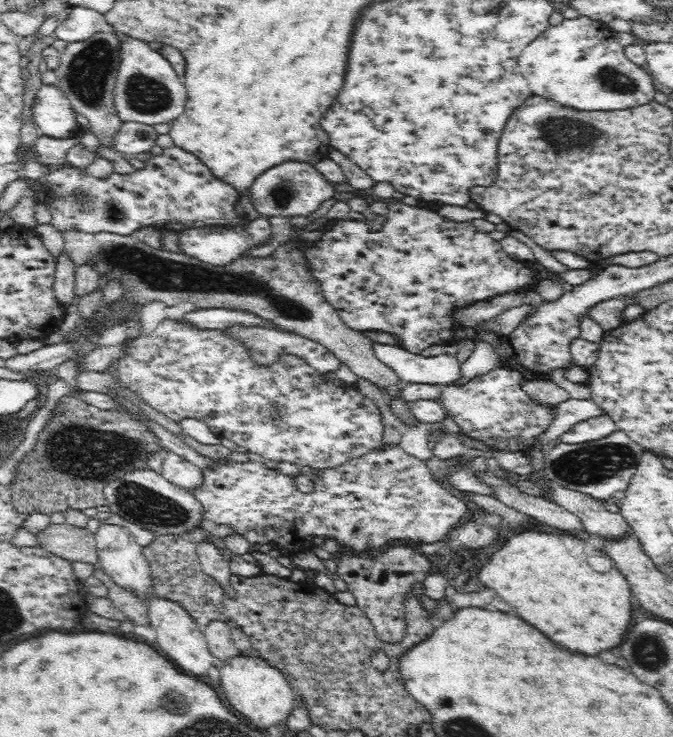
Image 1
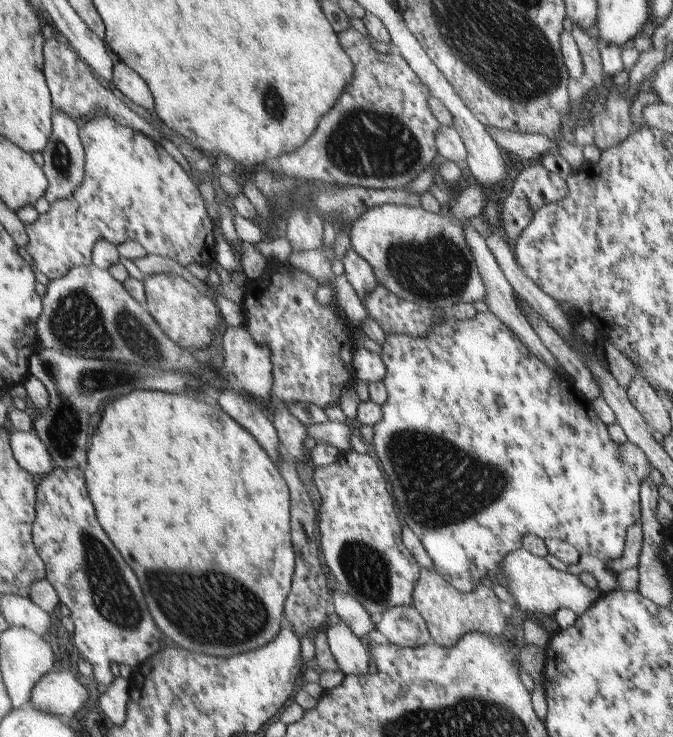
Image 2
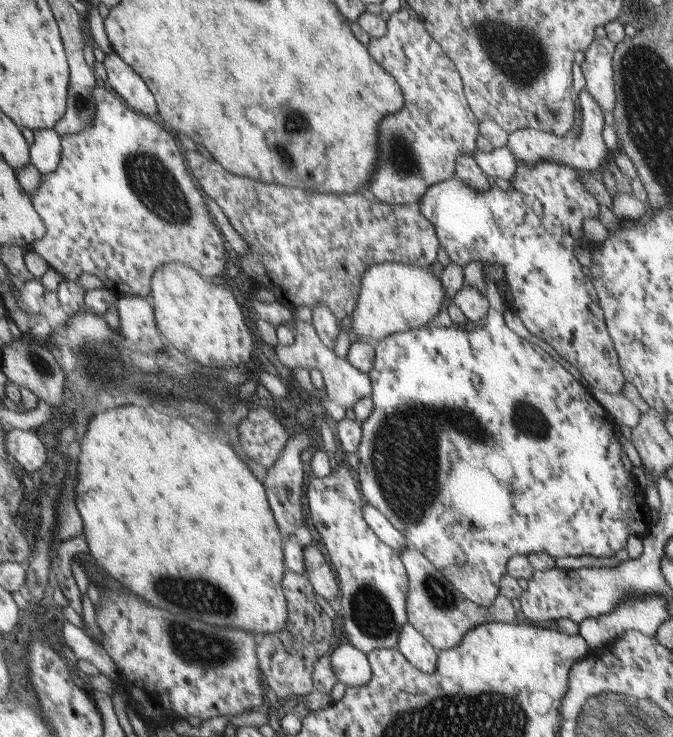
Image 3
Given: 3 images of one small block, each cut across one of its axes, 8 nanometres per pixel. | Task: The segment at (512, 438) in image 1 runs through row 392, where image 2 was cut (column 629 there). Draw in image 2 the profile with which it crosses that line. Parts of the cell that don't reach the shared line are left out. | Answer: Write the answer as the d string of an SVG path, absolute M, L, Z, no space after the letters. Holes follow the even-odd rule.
M478 307L473 318L459 320L455 318L449 311L445 311L444 315L440 316L440 319L433 323L426 335L423 337L413 337L407 333L391 333L385 332L384 343L381 346L380 352L381 360L383 361L385 367L385 374L382 378L383 386L386 388L386 399L385 402L380 406L381 418L377 424L372 426L373 437L370 443L369 451L376 456L379 460L379 464L382 464L383 472L386 472L388 486L391 487L391 494L394 496L395 504L399 504L399 514L403 516L403 522L413 530L413 534L419 539L419 542L423 545L425 552L429 555L429 558L433 561L434 570L440 573L451 585L454 585L459 592L468 593L474 590L475 587L479 586L479 580L489 574L489 572L495 573L495 570L499 568L499 564L502 564L502 560L511 551L522 548L522 540L525 534L537 536L542 541L546 539L559 539L570 544L579 554L591 555L595 558L607 560L615 560L622 555L622 550L624 547L625 533L628 526L631 526L634 522L637 522L641 518L641 486L644 481L647 481L647 476L649 476L649 460L646 454L633 442L625 441L624 443L616 443L610 436L608 430L605 430L603 422L595 416L593 408L591 408L591 402L586 399L574 387L573 384L567 384L559 373L556 373L553 369L549 368L542 360L539 360L534 353L530 352L530 349L526 347L519 340L518 336L513 332L513 330L503 324L502 321L498 319L491 311L487 309L482 309Z

